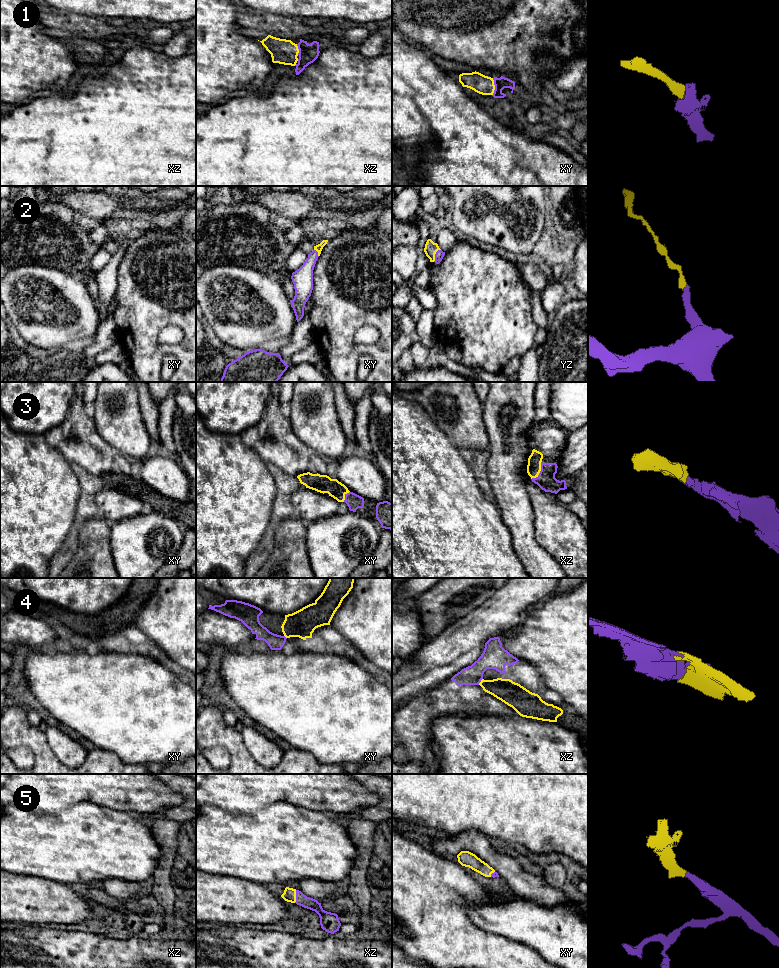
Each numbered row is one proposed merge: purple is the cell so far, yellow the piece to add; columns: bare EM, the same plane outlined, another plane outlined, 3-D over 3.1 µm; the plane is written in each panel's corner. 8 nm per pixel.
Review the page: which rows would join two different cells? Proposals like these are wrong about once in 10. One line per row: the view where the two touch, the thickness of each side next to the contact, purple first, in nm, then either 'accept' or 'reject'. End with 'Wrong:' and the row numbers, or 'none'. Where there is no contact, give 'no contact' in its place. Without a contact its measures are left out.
1: meets purple in xy; 100 nm thick on the purple side, 150 nm on the other; accept
2: meets purple in yz; 70 nm thick on the purple side, 100 nm on the other; accept
3: meets purple in xz; 150 nm thick on the purple side, 110 nm on the other; accept
4: meets purple in xz; 200 nm thick on the purple side, 190 nm on the other; accept
5: meets purple in xz; 90 nm thick on the purple side, 110 nm on the other; accept
Wrong: none

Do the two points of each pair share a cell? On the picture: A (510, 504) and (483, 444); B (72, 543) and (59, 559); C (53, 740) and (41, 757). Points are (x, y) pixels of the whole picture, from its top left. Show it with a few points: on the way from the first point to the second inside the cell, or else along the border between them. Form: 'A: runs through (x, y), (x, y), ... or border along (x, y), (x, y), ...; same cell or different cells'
A: border along (484, 426), (488, 437), (488, 449); different cells
B: runs through (70, 547), (63, 555); same cell
C: border along (44, 732), (51, 751), (62, 763); different cells

